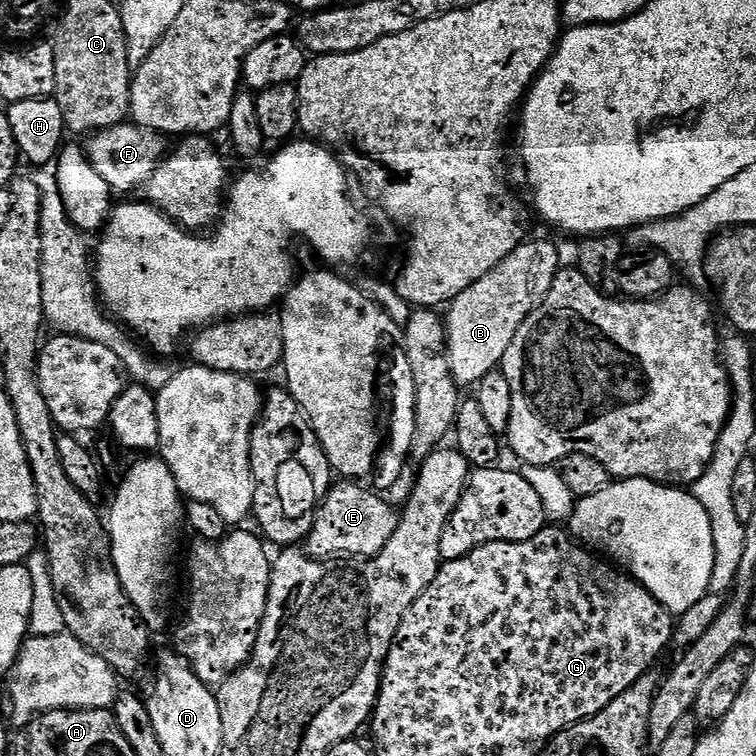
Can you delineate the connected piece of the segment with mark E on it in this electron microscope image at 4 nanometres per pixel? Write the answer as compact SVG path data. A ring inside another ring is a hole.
M336 482L328 492L328 497L319 501L315 509L312 530L306 539L306 551L316 558L371 558L376 556L390 542L396 529L397 509L387 504L383 495L375 491L363 492L351 488L351 483ZM336 555L336 556L332 556Z

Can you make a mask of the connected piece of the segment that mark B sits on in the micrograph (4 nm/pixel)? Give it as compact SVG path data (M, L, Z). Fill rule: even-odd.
M525 239L490 274L478 278L474 286L462 290L446 308L446 343L450 370L457 385L476 386L480 380L503 365L506 350L522 322L546 298L557 272L562 267L560 252L548 240Z

